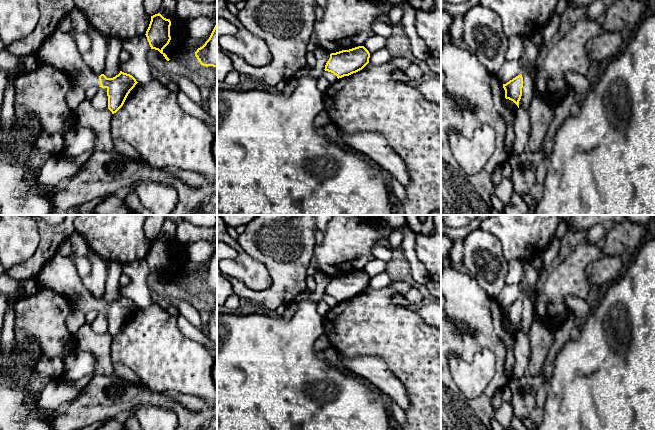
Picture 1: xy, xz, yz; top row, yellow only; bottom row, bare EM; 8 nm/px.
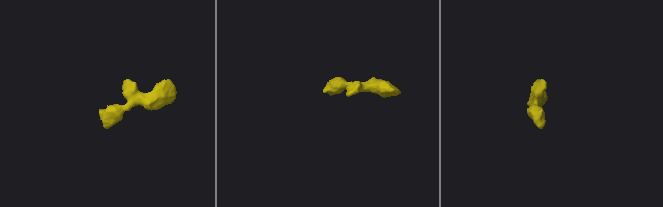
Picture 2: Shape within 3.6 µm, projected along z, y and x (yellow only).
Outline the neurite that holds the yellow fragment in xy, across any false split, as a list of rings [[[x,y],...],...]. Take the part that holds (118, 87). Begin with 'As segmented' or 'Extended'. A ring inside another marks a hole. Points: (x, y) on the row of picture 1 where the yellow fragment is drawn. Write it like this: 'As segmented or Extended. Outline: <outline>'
Extended. Outline: [[[78,8],[69,16],[72,20],[71,31],[65,34],[58,28],[43,42],[36,55],[41,63],[52,65],[67,73],[74,87],[106,88],[108,109],[114,114],[123,106],[128,94],[138,82],[132,75],[122,71],[113,78],[95,74],[83,61],[75,42],[75,34],[86,33],[90,23]]]

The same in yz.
As segmented. Outline: [[[518,75],[506,84],[503,84],[505,98],[513,101],[519,108],[519,101],[522,96],[523,77]]]

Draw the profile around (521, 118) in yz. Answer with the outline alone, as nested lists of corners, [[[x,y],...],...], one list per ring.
[[[518,108],[514,112],[514,143],[512,152],[516,154],[522,153],[527,149],[530,130],[530,118],[527,110]]]

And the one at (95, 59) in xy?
[[[90,26],[86,34],[91,39],[91,50],[81,54],[86,65],[97,75],[101,75],[107,55],[107,38]]]

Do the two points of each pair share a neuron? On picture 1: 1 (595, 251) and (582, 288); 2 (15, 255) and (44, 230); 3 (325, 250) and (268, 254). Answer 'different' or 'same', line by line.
1: same
2: different
3: different

